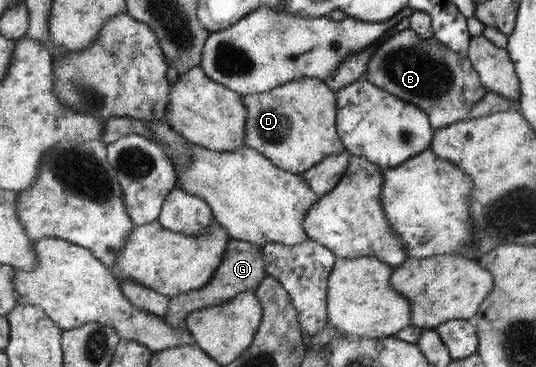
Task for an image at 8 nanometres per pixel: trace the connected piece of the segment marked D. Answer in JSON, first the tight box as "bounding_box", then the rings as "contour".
{"bounding_box":[245,77,345,175],"contour":[[[306,77],[290,81],[285,85],[274,88],[265,94],[245,96],[245,107],[248,109],[248,127],[245,134],[245,146],[260,152],[283,171],[302,175],[313,166],[317,166],[324,159],[342,154],[345,145],[337,131],[337,102],[334,93],[325,82]]]}

